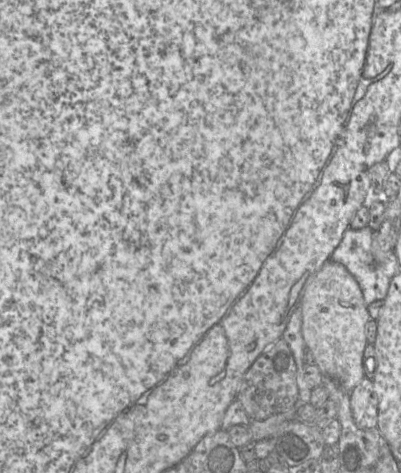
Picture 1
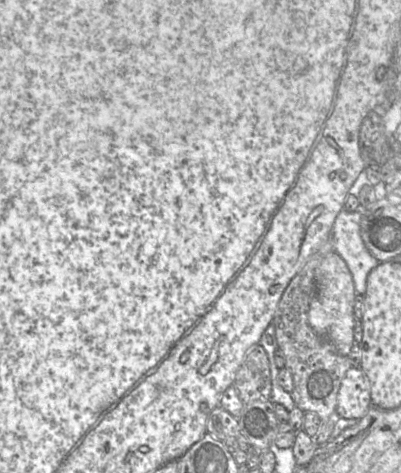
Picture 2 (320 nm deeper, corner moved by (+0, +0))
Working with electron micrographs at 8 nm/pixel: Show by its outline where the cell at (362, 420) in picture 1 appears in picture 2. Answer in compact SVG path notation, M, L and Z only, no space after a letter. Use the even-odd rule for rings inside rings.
M351 367L338 391L337 417L360 420L371 406L370 385L366 375L360 367Z

